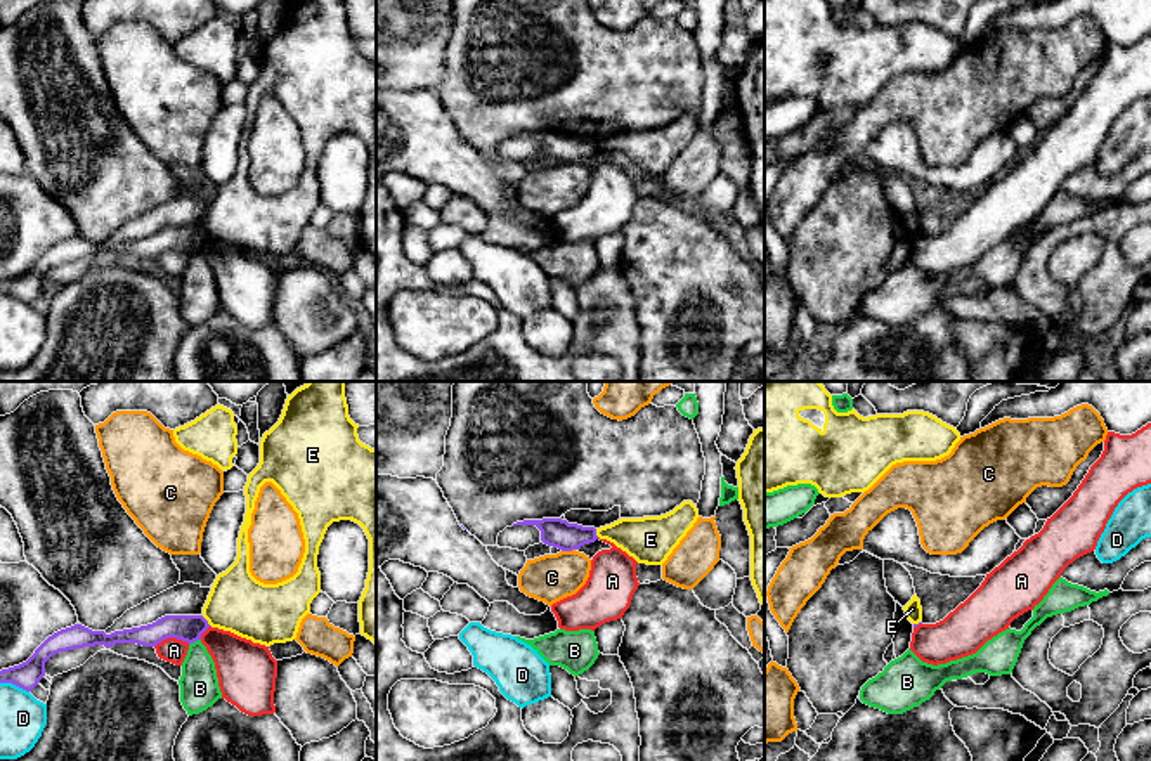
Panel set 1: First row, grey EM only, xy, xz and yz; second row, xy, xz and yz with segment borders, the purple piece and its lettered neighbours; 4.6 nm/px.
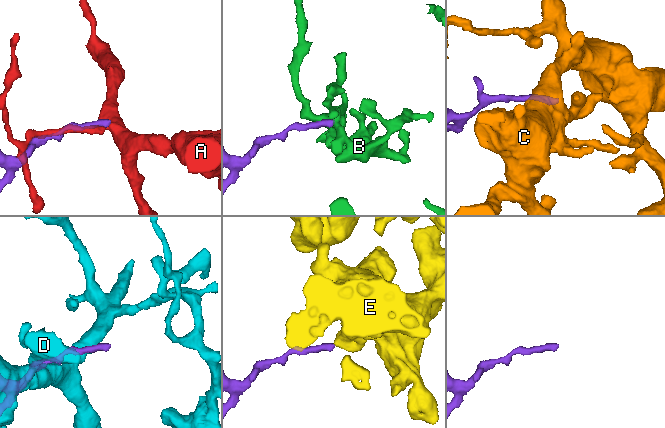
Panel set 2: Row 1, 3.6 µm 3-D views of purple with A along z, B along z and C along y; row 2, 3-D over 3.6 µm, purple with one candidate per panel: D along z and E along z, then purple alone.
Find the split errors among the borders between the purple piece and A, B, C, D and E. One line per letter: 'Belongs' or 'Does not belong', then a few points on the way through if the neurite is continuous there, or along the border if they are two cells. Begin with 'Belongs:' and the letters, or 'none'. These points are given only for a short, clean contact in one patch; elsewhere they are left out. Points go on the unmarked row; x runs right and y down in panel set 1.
Belongs: none
A: Does not belong
B: Does not belong. Boundary: xy (200, 250), (189, 257)
C: Does not belong. Boundary: xz (574, 160), (562, 163)
D: Does not belong
E: Does not belong. Boundary: xy (201, 227), (210, 236)

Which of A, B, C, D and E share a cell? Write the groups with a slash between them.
A / B / C / D / E

